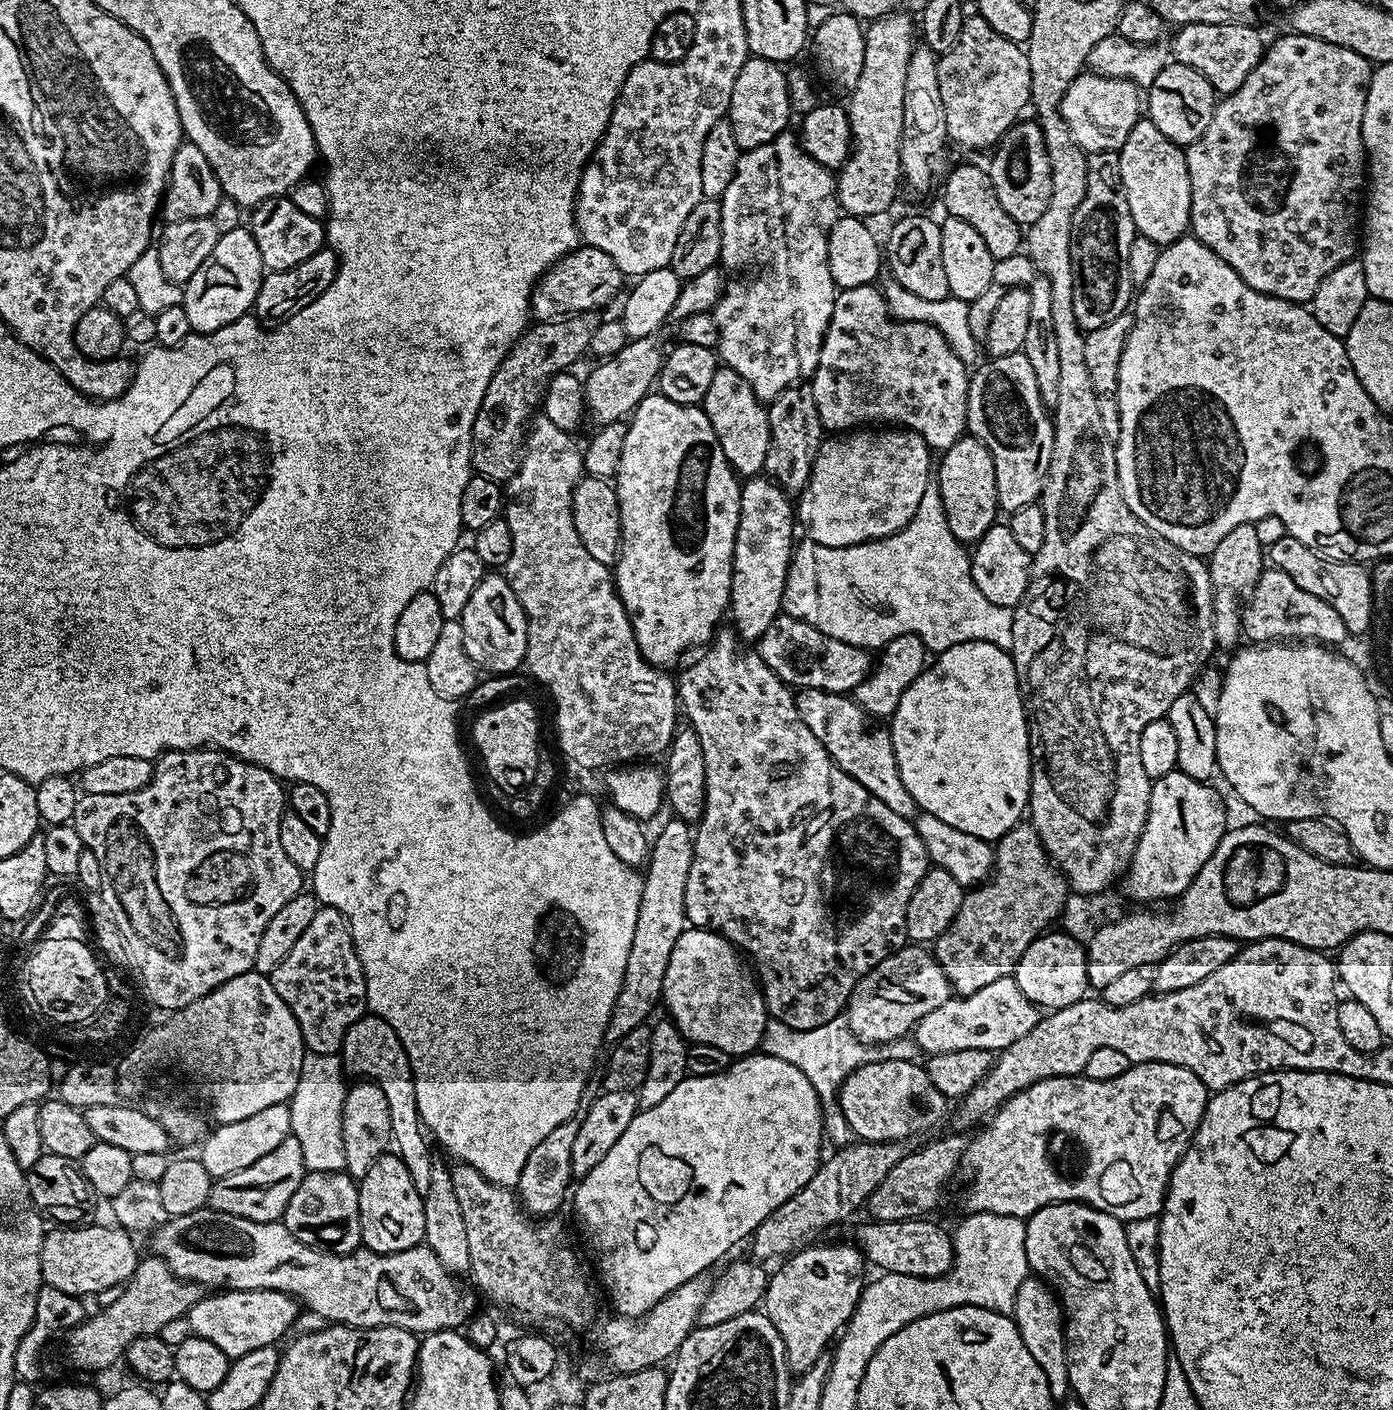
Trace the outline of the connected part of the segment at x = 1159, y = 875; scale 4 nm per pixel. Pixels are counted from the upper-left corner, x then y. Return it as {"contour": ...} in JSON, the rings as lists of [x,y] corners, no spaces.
{"contour":[[[1179,770],[1166,774],[1153,783],[1148,817],[1123,877],[1124,888],[1134,899],[1160,900],[1166,896],[1179,898],[1191,886],[1192,879],[1198,870],[1202,870],[1210,854],[1214,854],[1218,842],[1224,837],[1226,823],[1224,824],[1224,800],[1212,786],[1203,780],[1190,778],[1190,774],[1182,774]]]}

